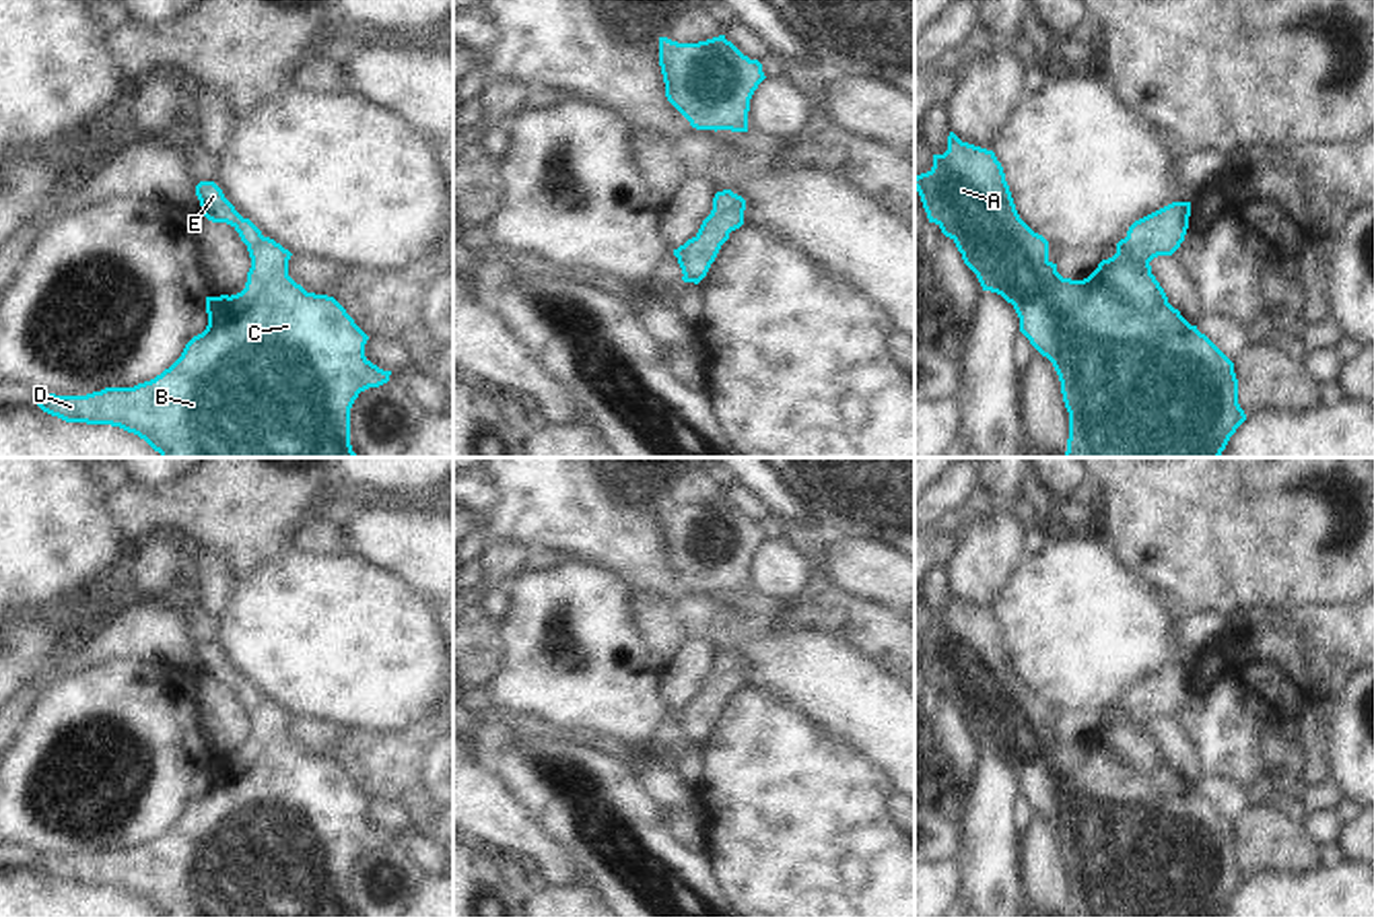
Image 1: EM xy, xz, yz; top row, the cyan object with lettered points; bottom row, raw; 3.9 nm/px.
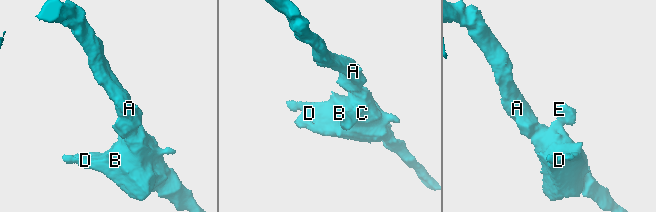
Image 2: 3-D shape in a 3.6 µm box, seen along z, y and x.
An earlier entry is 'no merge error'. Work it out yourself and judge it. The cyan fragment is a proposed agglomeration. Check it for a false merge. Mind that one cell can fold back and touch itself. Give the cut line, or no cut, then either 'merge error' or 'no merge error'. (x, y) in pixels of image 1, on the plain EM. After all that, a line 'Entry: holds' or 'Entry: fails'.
cut none; no merge error
Entry: holds

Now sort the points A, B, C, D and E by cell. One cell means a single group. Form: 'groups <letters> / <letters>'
groups A B C D E

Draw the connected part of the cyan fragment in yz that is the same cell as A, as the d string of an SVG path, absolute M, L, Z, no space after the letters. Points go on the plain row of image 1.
M950 593L948 612L933 616L933 629L915 639L915 651L929 684L956 705L983 752L997 754L1014 767L1020 793L1053 824L1069 874L1065 917L1222 917L1246 882L1238 865L1234 824L1168 765L1149 727L1158 717L1172 717L1184 703L1191 664L1172 664L1135 682L1112 719L1102 721L1088 740L1071 742L1049 721L1049 703L1020 680L993 612L962 604Z

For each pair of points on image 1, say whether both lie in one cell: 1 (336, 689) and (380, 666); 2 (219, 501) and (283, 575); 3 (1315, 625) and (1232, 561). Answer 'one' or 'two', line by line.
1: one
2: two
3: two

